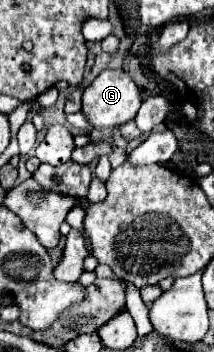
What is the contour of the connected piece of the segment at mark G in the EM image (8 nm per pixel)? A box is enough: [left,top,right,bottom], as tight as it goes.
[81,70,141,130]

